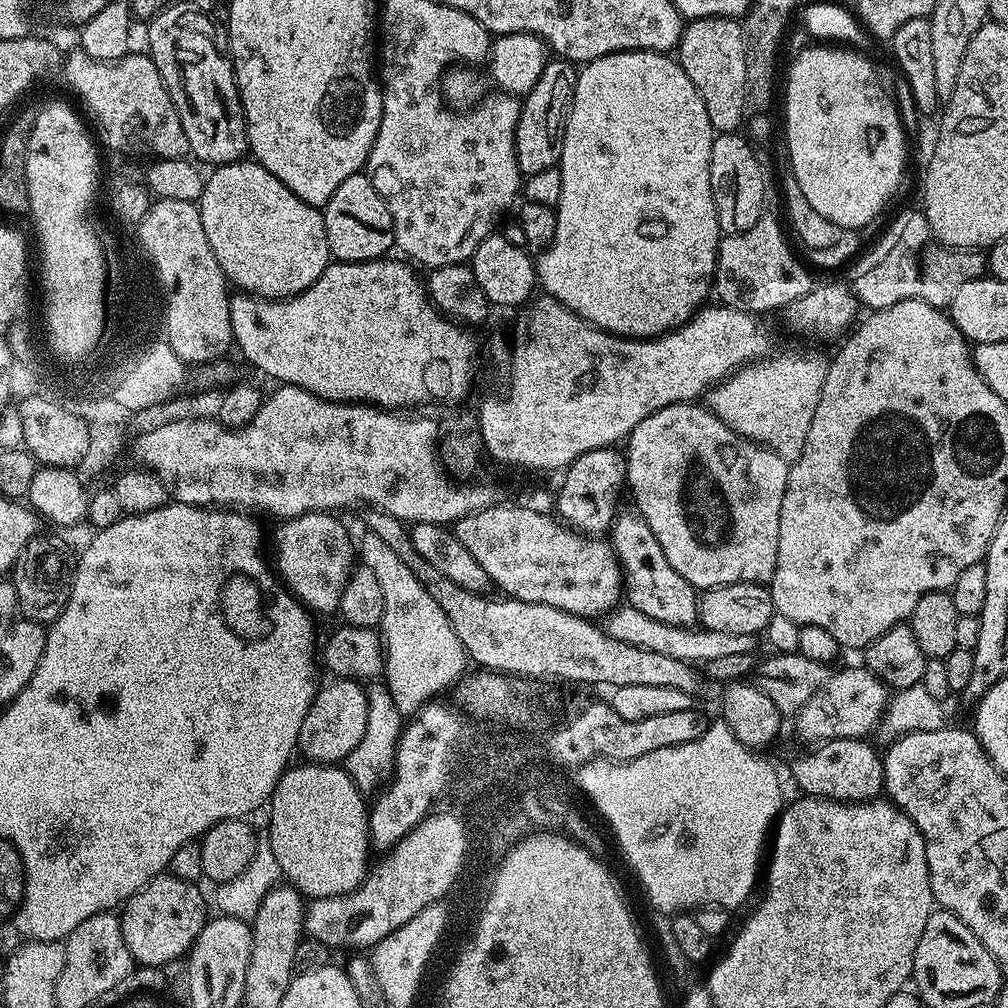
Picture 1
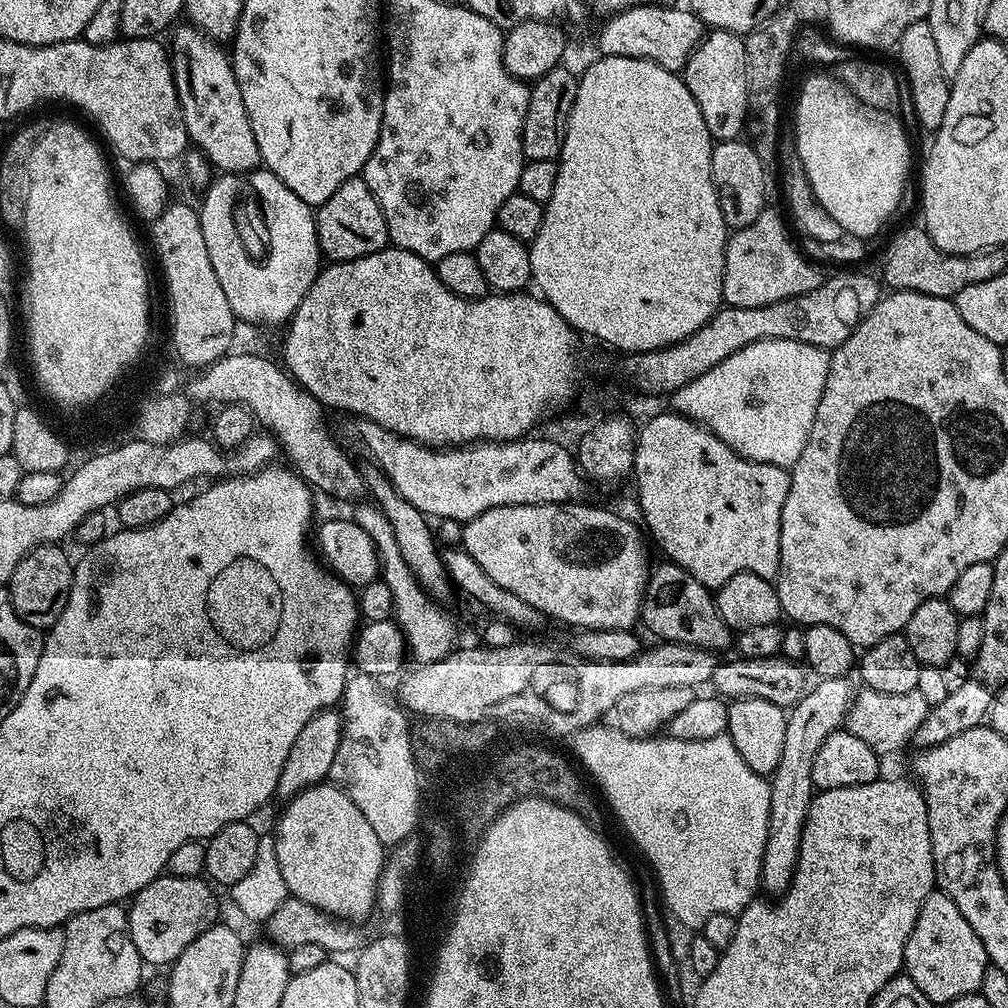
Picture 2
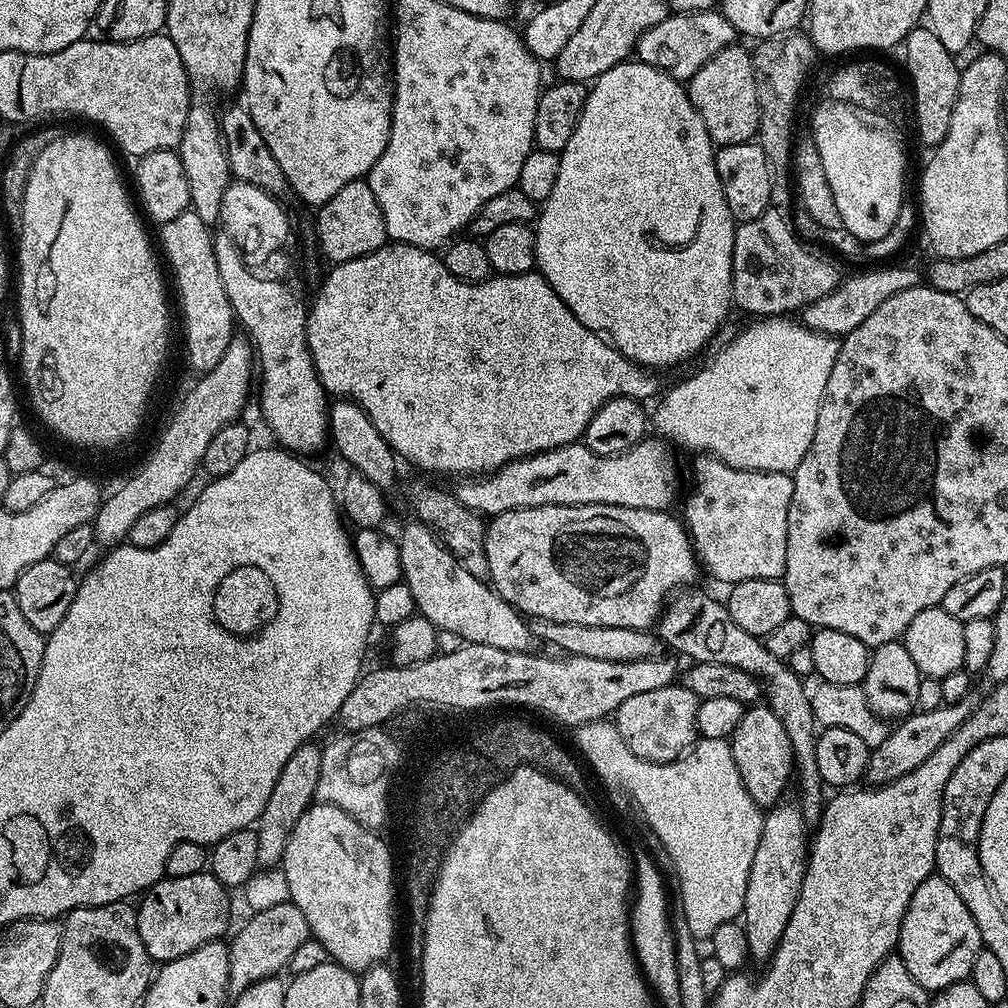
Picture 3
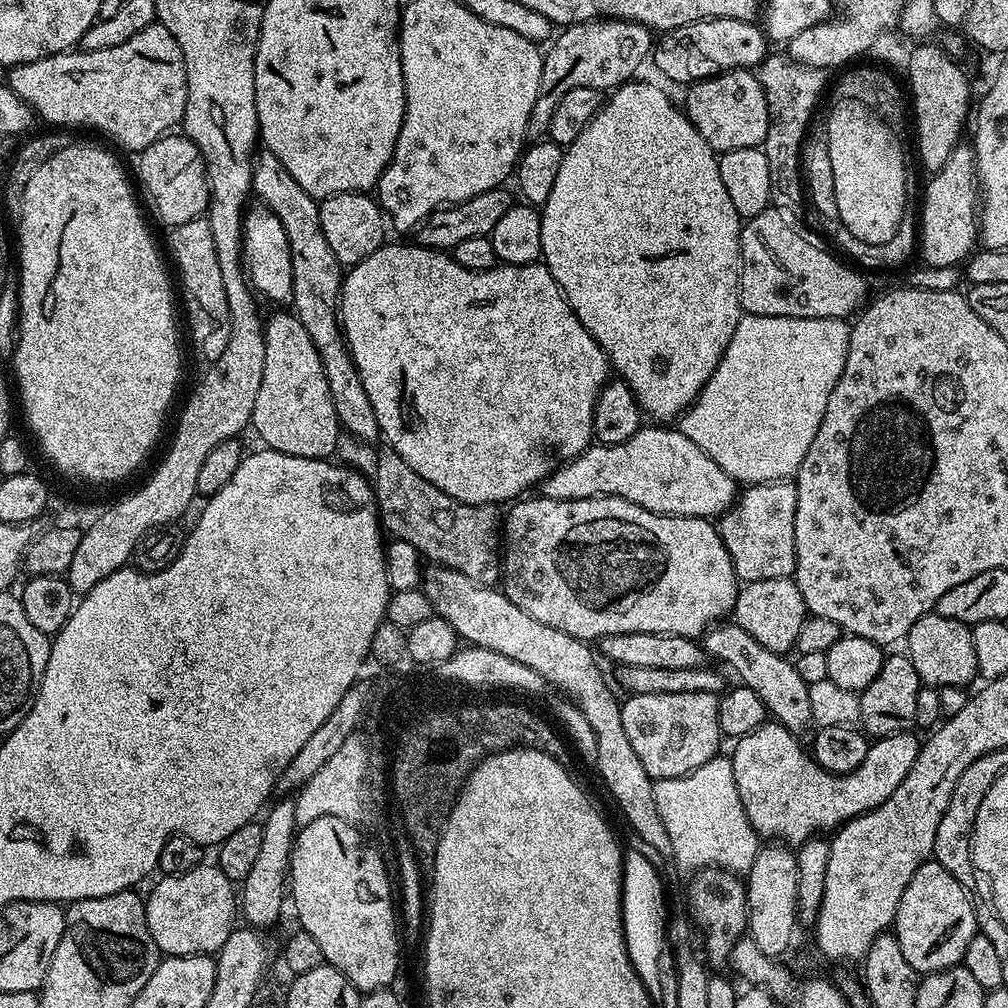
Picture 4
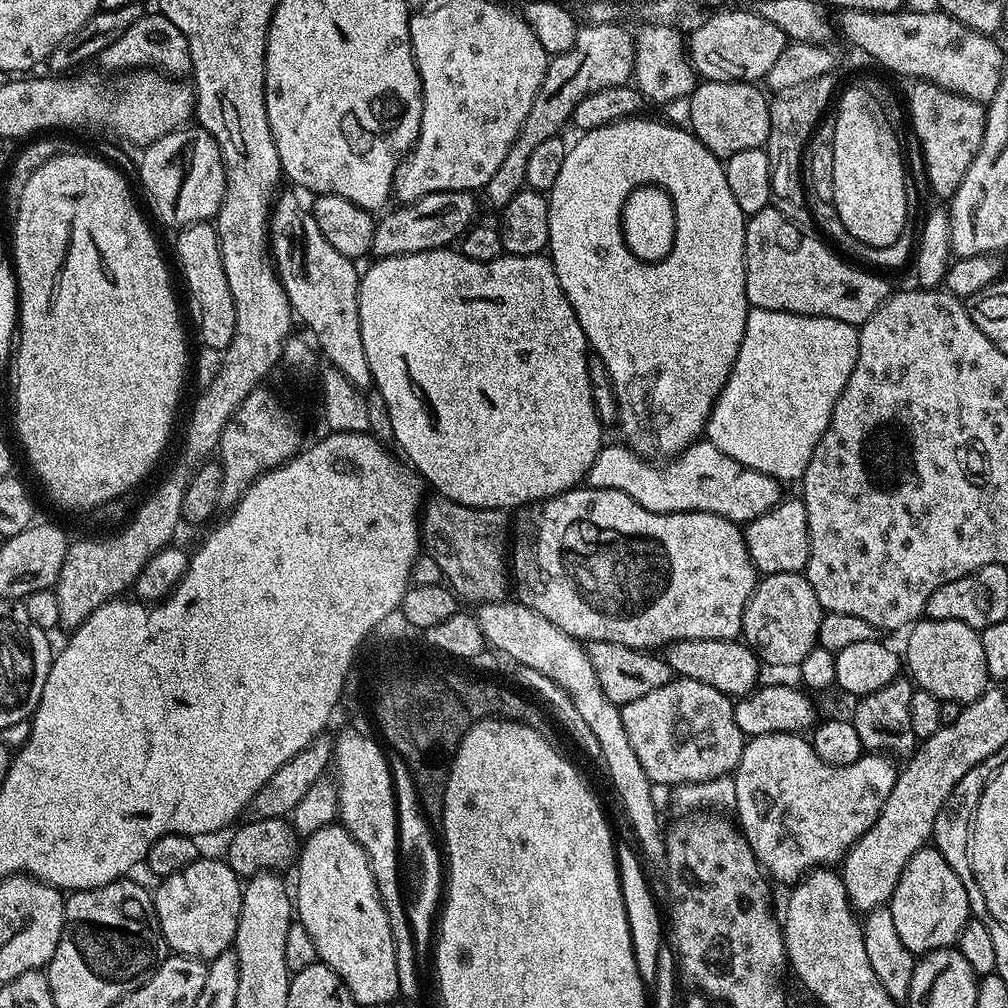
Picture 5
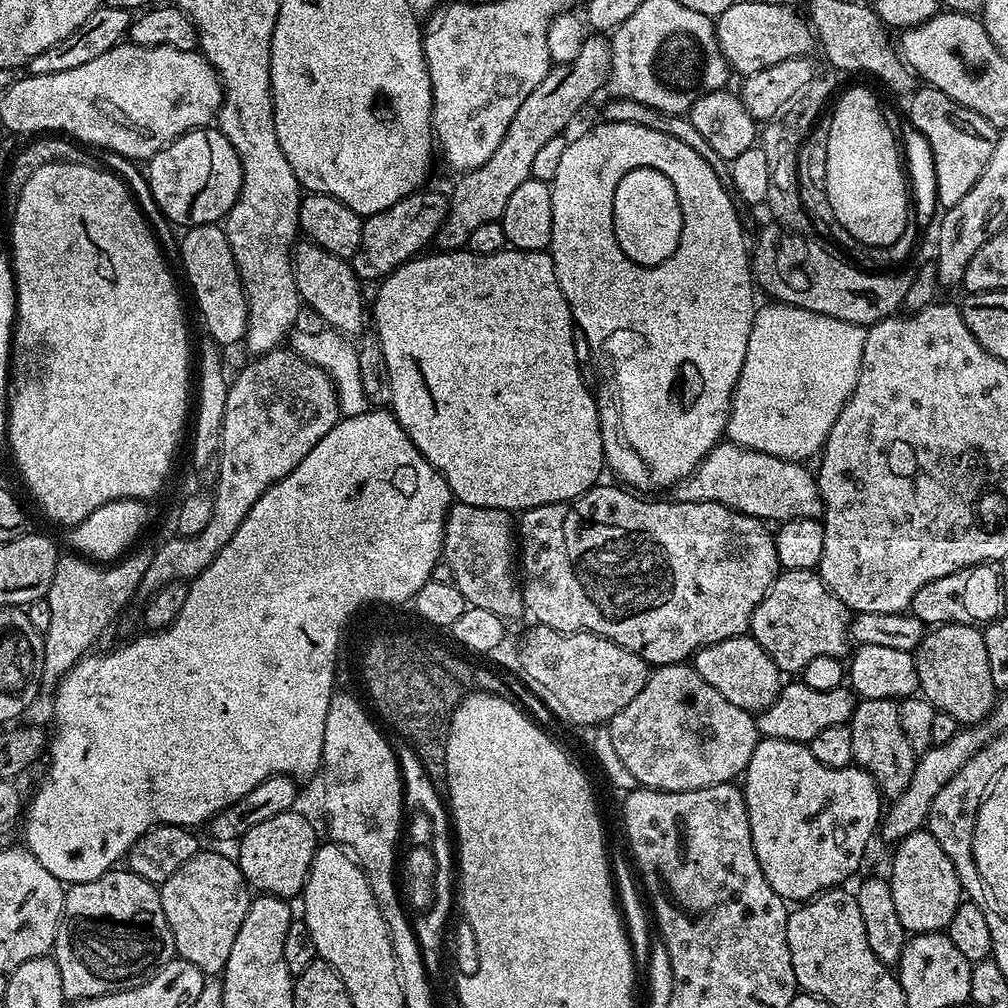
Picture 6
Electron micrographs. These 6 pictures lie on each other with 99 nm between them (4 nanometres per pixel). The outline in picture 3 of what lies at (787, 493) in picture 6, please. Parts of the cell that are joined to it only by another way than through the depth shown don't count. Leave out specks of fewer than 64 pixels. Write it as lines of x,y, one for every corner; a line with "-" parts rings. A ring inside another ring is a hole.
643,438
616,456
595,453
584,442
523,456
521,460
512,460
494,473
461,483
464,485
455,489
454,495
462,502
462,506
484,518
519,508
583,504
662,512
671,509
676,495
677,500
681,495
680,472
676,469
675,458
668,453
669,445
663,439
651,439

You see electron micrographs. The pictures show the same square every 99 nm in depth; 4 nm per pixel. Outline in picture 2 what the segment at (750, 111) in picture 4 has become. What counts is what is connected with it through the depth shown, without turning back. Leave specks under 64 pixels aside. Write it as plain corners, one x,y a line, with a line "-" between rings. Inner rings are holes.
725,28
709,31
699,46
690,54
682,73
684,84
690,90
694,102
698,102
698,110
702,110
702,122
706,122
706,130
710,130
713,141
734,140
750,120
748,103
748,79
746,78
746,46
744,36
739,32
728,32

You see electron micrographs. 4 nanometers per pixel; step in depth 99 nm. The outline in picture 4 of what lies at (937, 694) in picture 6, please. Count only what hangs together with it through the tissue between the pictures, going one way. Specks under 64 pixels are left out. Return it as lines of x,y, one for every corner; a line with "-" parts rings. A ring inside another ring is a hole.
929,614
918,618
918,622
910,626
907,644
906,654
910,662
914,662
914,670
918,670
918,678
925,685
939,690
946,686
968,686
972,679
977,679
972,629
969,625
954,618

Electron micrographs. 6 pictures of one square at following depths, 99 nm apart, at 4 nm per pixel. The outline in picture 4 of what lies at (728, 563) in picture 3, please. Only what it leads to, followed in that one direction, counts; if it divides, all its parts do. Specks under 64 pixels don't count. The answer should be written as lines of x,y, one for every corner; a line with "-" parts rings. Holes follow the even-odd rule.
791,479
745,487
736,503
718,520
720,537
734,562
737,581
789,578
796,570
794,514
798,490

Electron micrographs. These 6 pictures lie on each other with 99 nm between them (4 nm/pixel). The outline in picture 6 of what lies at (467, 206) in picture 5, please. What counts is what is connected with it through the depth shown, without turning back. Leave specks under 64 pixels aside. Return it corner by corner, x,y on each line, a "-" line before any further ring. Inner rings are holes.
421,190
411,192
406,198
394,202
386,210
367,217
362,226
362,242
350,261
354,274
362,282
379,282
390,275
397,266
405,264
423,253
427,244
436,239
436,233
448,217
449,197
440,192

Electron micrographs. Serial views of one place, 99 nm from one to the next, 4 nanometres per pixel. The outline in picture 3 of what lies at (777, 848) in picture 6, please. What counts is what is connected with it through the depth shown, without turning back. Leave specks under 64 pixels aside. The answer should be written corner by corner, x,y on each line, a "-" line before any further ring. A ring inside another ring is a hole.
969,694
966,698
962,698
962,702
944,704
925,712
916,710
911,716
901,719
889,731
885,741
869,751
867,783
872,786
889,784
902,778
902,774
910,774
910,770
918,770
918,766
922,766
922,762
926,762
926,758
930,758
930,754
934,754
934,750
938,750
938,746
942,746
942,742
946,742
946,738
950,738
950,734
954,734
954,730
958,730
962,722
972,717
977,703
977,697
-
752,706
745,711
744,717
738,722
738,726
732,731
730,737
732,757
738,766
738,774
754,802
761,806
773,806
780,803
784,791
788,788
788,779
794,776
794,761
792,759
792,747
790,738
786,738
786,730
782,730
782,722
778,714
774,714
767,706

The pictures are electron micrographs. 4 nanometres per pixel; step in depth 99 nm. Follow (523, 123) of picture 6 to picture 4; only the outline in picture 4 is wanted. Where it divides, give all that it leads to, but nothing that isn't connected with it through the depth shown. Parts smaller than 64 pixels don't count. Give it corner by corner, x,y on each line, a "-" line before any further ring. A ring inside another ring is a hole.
591,20
588,24
567,25
561,32
564,33
555,37
553,48
543,53
540,93
528,123
528,134
532,138
540,138
547,133
550,118
566,90
574,90
578,86
615,90
635,77
632,75
647,56
649,59
654,48
653,33
646,26
629,20

